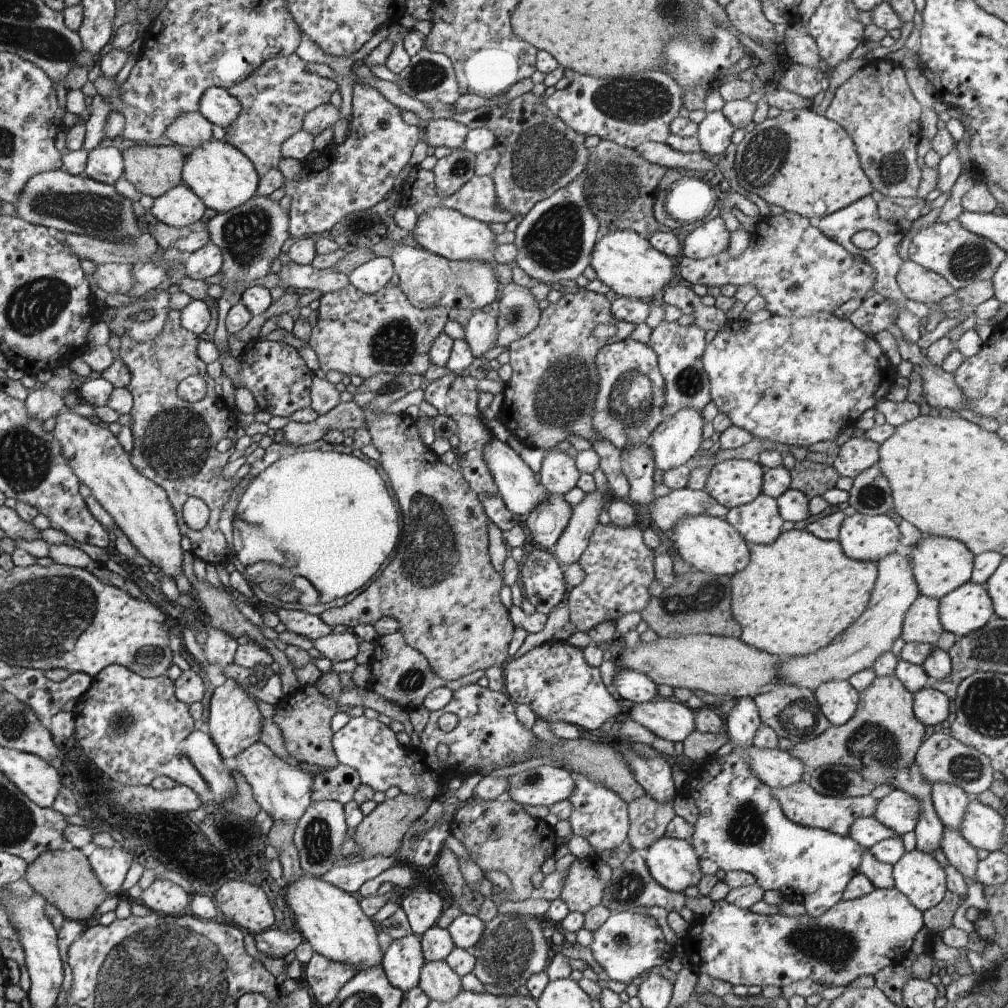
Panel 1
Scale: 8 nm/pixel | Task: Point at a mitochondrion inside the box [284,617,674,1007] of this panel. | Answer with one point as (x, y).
(506, 957)

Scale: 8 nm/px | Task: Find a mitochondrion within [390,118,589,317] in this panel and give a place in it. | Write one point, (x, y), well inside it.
(554, 242)

